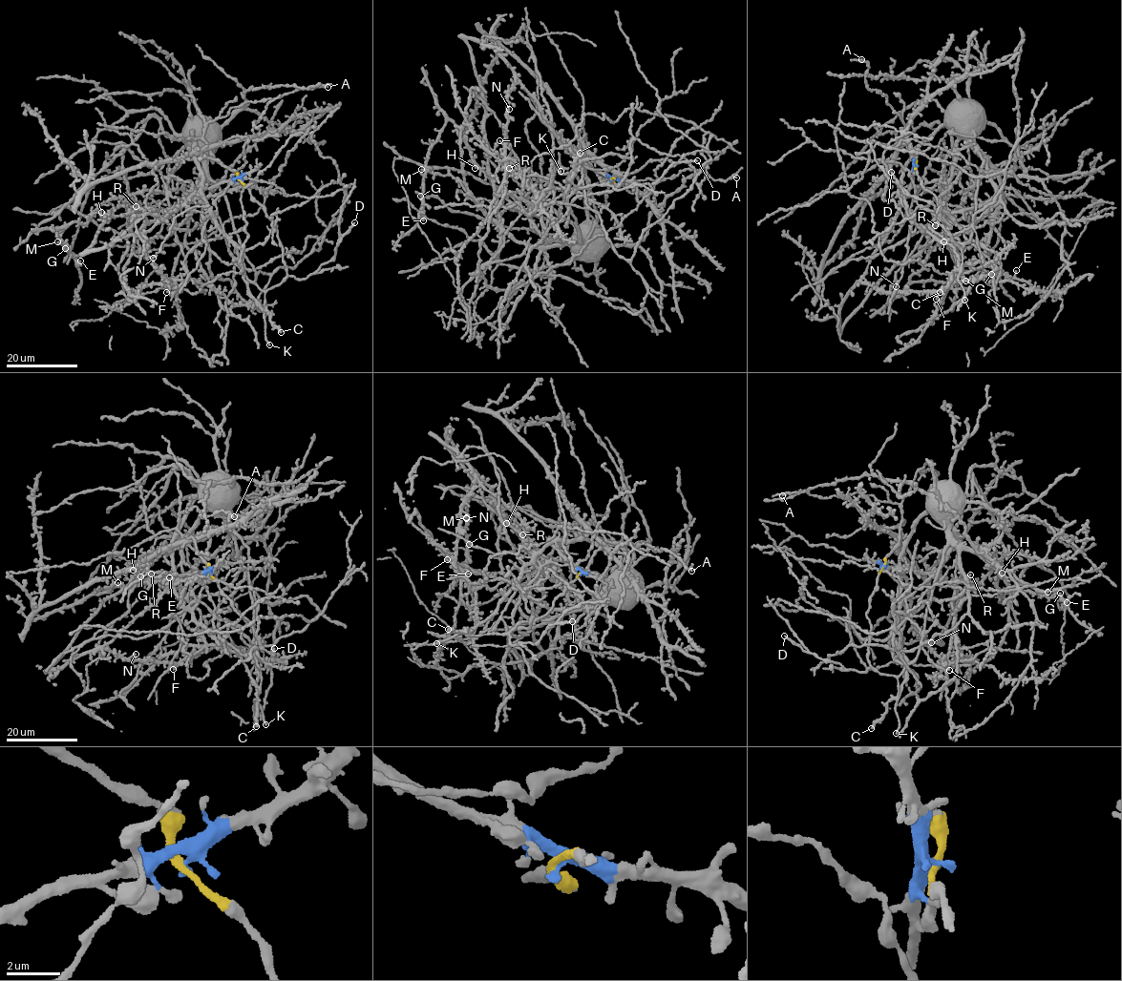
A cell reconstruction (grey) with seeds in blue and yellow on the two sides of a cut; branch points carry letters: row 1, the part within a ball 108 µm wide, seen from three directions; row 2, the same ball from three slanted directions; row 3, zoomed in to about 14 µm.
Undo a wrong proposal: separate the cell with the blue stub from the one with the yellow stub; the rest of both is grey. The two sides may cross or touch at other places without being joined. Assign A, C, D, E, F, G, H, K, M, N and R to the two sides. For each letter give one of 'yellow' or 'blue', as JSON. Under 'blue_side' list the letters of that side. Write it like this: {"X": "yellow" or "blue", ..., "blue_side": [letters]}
{"A": "yellow", "C": "yellow", "D": "yellow", "E": "blue", "F": "blue", "G": "blue", "H": "blue", "K": "yellow", "M": "blue", "N": "blue", "R": "blue", "blue_side": ["E", "F", "G", "H", "M", "N", "R"]}

